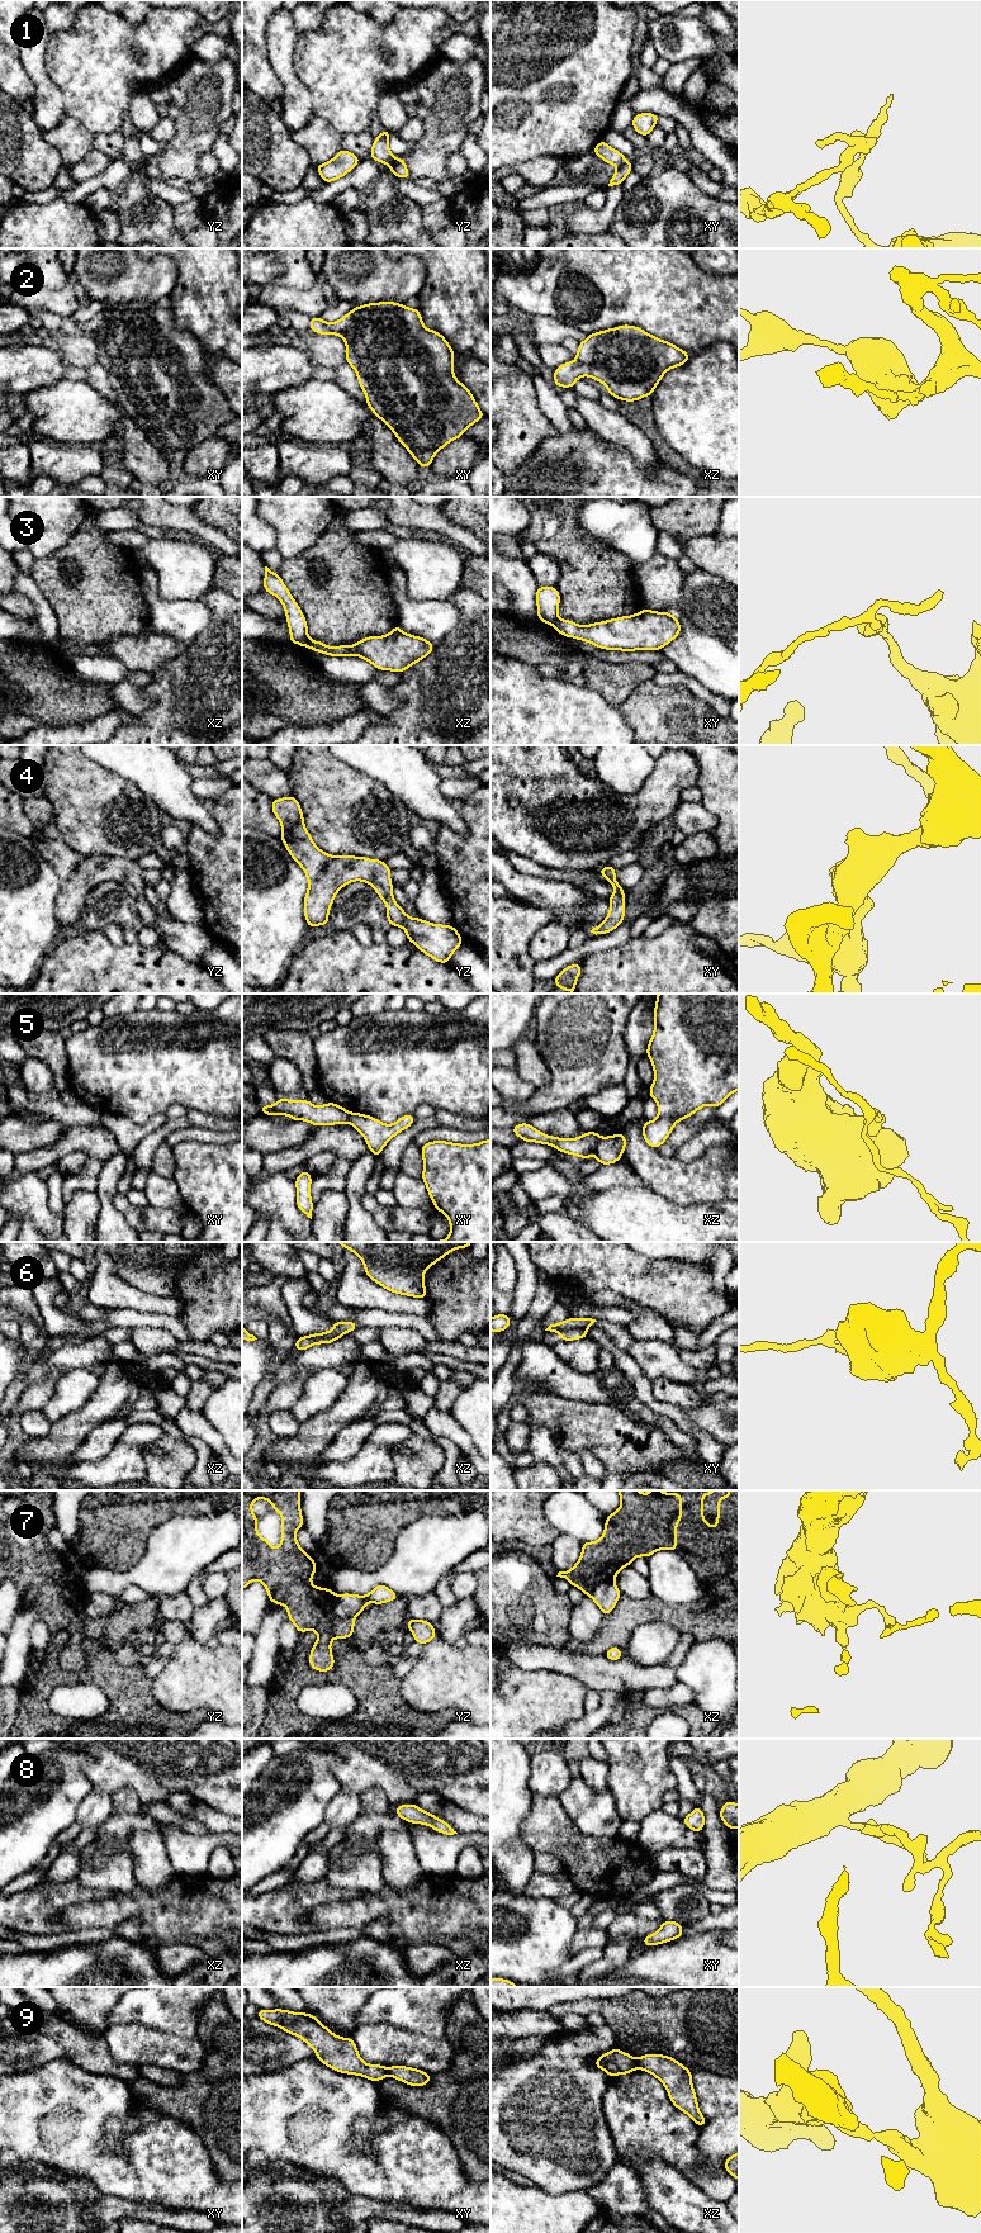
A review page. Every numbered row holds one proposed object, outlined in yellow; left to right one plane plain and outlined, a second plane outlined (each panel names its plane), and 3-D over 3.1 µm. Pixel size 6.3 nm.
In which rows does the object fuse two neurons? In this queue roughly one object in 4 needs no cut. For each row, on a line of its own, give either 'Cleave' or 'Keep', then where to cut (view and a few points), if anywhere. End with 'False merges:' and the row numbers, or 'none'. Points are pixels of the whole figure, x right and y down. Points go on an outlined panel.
1: Cleave. Split along yz (402, 159), (389, 166)
2: Keep. No split
3: Cleave. Split along xz (308, 638), (306, 645)
4: Keep. No split
5: Cleave. Split along xz (601, 1137), (593, 1150)
6: Cleave. Split along xy (586, 1328), (562, 1328), (558, 1331)
7: Cleave. Split along yz (336, 1596), (335, 1613), (342, 1618), (354, 1618)
8: Keep. No split
9: Cleave. Split along xz (635, 2060), (638, 2067)
False merges: 1, 3, 5, 6, 7, 9

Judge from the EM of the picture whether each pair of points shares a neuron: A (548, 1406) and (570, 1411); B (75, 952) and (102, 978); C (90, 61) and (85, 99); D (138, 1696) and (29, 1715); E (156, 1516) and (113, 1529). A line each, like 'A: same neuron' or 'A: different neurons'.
A: same neuron
B: same neuron
C: same neuron
D: same neuron
E: same neuron

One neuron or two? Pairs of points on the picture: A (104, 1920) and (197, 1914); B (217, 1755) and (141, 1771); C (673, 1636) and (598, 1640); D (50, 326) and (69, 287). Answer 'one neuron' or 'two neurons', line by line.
A: one neuron
B: one neuron
C: two neurons
D: two neurons

